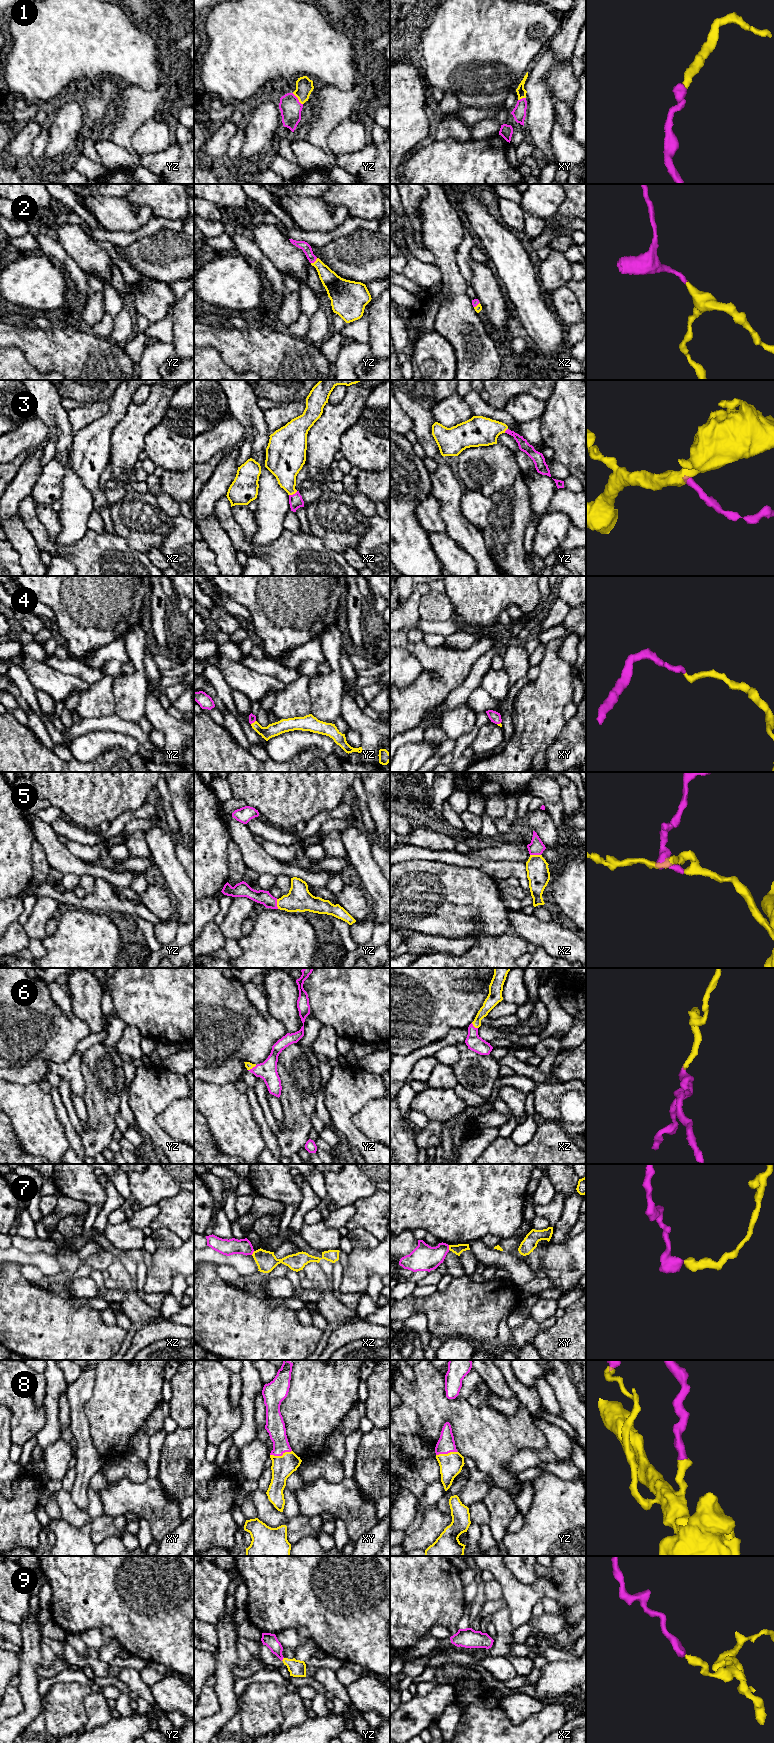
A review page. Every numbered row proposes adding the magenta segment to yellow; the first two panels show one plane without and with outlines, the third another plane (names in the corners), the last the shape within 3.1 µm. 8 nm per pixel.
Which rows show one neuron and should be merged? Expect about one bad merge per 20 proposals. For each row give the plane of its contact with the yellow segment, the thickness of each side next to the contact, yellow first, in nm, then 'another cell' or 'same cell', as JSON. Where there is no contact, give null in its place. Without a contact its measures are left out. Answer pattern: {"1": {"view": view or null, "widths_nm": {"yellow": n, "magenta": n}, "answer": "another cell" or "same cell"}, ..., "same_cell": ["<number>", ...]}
{"1": {"view": "yz", "widths_nm": {"yellow": 140, "magenta": 170}, "answer": "same cell"}, "2": {"view": "yz", "widths_nm": {"yellow": 160, "magenta": 70}, "answer": "same cell"}, "3": {"view": "xz", "widths_nm": {"yellow": 260, "magenta": 110}, "answer": "same cell"}, "4": {"view": "yz", "widths_nm": {"yellow": 110, "magenta": 60}, "answer": "same cell"}, "5": {"view": "xz", "widths_nm": {"yellow": 180, "magenta": 120}, "answer": "same cell"}, "6": {"view": "yz", "widths_nm": {"yellow": 60, "magenta": 150}, "answer": "same cell"}, "7": {"view": "xy", "widths_nm": {"yellow": 80, "magenta": 200}, "answer": "another cell"}, "8": {"view": "xy", "widths_nm": {"yellow": 180, "magenta": 160}, "answer": "same cell"}, "9": {"view": "yz", "widths_nm": {"yellow": 140, "magenta": 110}, "answer": "same cell"}, "same_cell": ["1", "2", "3", "4", "5", "6", "8", "9"]}

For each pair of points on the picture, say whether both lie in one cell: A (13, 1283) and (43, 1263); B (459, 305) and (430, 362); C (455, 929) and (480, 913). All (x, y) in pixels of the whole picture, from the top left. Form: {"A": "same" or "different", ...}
{"A": "different", "B": "different", "C": "same"}

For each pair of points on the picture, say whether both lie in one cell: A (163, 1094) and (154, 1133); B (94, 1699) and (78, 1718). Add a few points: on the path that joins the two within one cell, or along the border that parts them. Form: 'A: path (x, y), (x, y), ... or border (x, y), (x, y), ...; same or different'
A: path (153, 1104), (150, 1107), (150, 1123); same
B: border (92, 1692), (84, 1698), (87, 1724), (82, 1730); different

